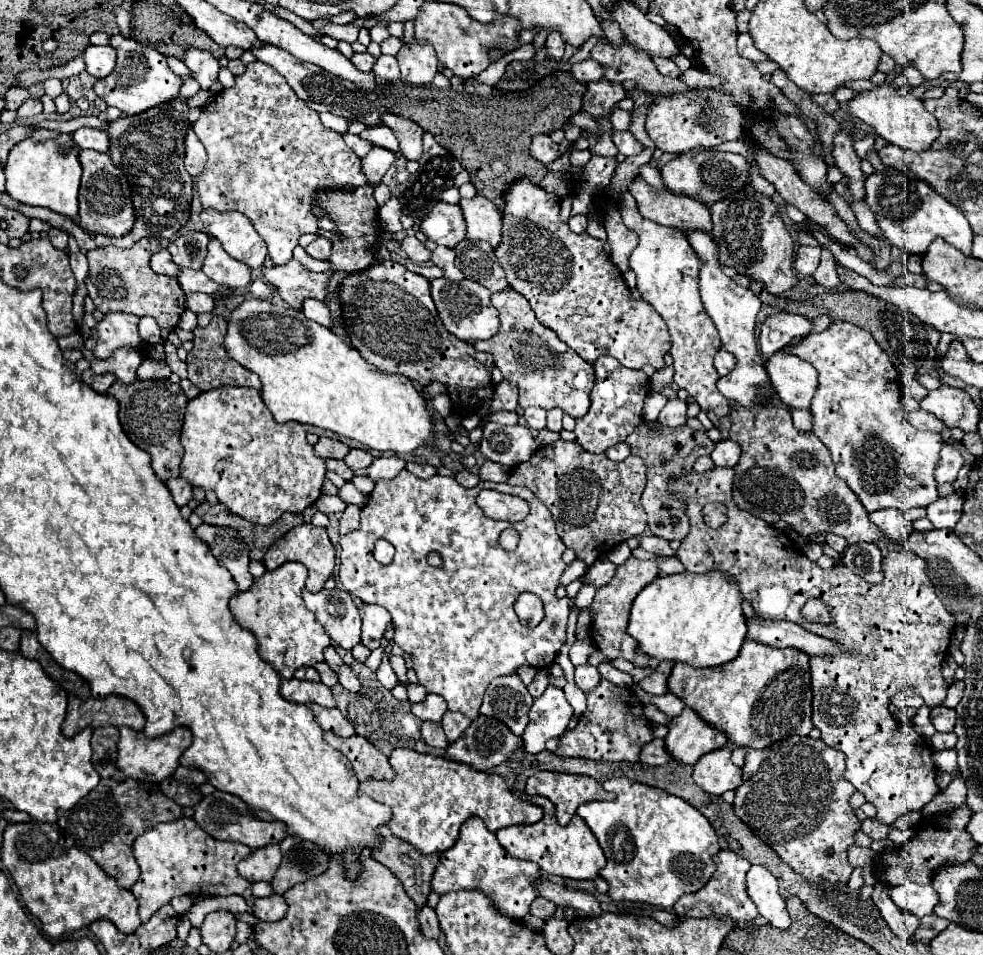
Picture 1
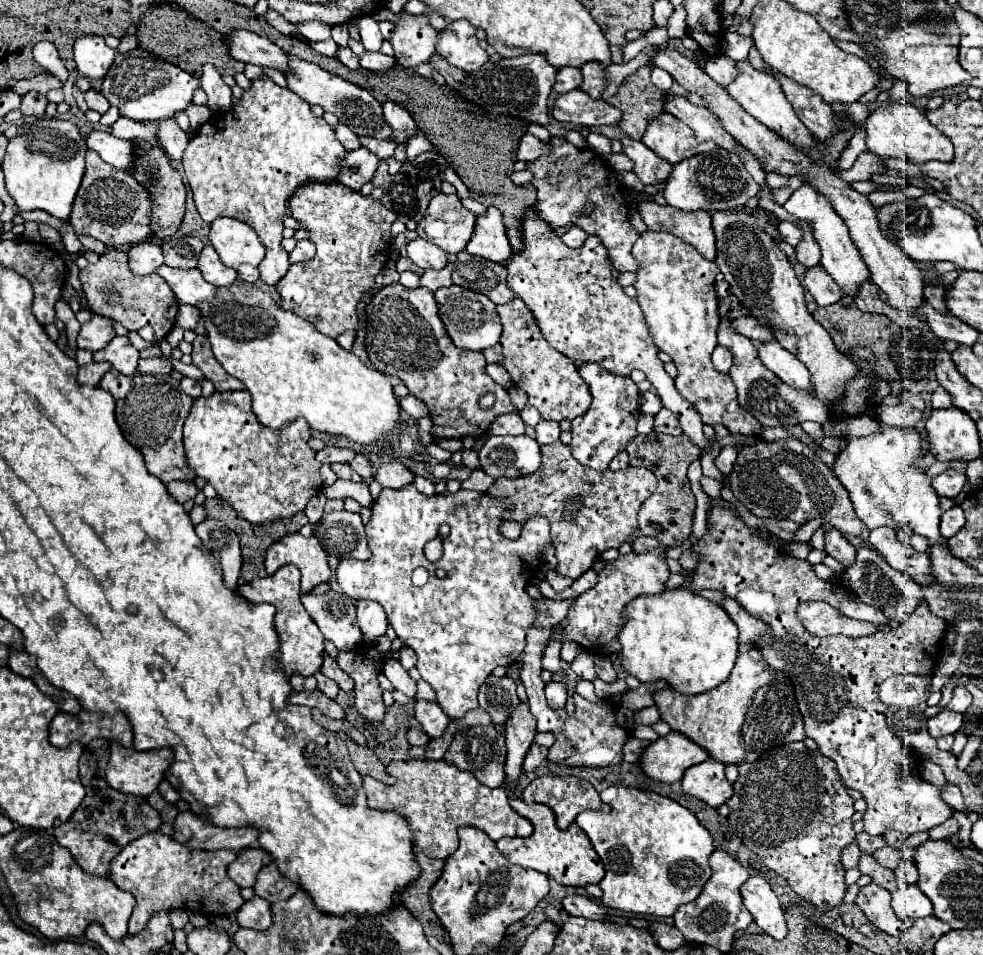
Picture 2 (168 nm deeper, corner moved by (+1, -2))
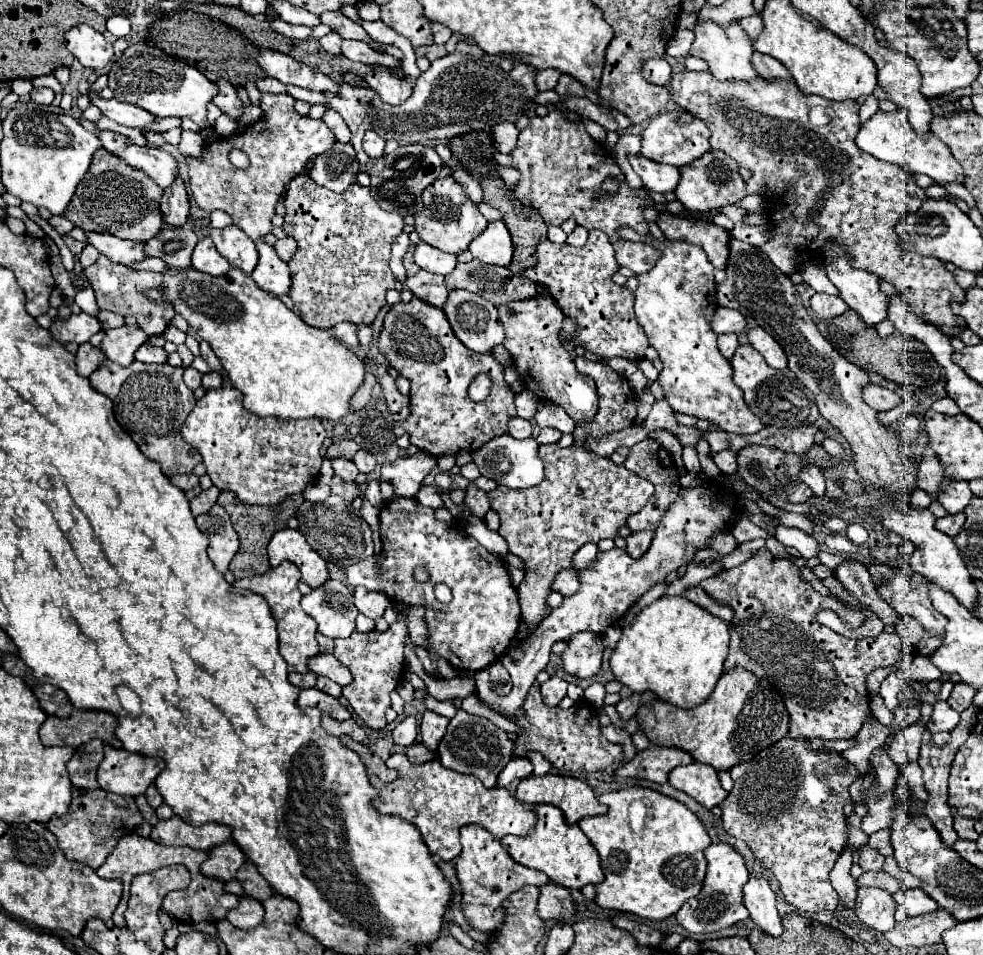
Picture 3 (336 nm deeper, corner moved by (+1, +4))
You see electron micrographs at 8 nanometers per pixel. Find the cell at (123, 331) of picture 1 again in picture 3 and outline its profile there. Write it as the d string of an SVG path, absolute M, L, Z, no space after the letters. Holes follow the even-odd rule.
M78 313L78 315L70 315L68 319L54 319L50 325L50 333L56 341L60 343L68 343L68 341L76 341L86 343L94 333L98 333L102 327L98 323L96 317L88 315L88 313Z

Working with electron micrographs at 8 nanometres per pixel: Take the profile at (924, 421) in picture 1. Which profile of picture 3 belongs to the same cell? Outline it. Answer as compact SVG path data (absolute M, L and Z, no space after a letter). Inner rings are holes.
M872 383L862 389L862 399L874 411L888 411L888 409L894 409L896 405L900 405L900 397L894 391L888 391L888 389L872 385Z

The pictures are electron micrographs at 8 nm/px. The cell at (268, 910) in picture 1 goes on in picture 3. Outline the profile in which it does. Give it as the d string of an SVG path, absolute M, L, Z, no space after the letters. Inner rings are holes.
M242 897L238 907L234 907L232 911L226 913L226 921L230 921L232 925L236 925L238 929L252 929L258 927L262 923L264 917L264 907L260 901L254 901L250 897Z

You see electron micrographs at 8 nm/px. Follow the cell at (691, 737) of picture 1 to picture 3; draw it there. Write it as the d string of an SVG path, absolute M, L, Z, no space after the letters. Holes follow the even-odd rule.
M650 745L648 749L640 751L630 763L616 769L616 777L634 777L654 783L666 783L668 773L678 765L690 765L692 757L682 753L680 749L668 749Z

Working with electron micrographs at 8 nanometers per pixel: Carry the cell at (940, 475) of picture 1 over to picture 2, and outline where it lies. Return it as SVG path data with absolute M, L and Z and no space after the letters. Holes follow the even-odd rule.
M948 469L944 473L940 473L938 477L934 477L934 489L940 497L956 497L964 485L966 485L966 475L964 473L958 473L954 469Z

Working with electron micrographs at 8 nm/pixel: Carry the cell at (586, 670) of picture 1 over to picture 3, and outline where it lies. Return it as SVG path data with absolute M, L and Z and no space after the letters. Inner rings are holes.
M582 631L566 641L566 649L562 653L562 665L568 675L580 679L592 679L598 675L602 665L604 645L598 633Z

